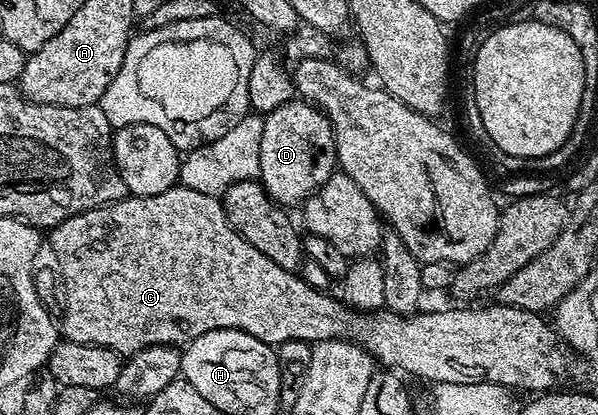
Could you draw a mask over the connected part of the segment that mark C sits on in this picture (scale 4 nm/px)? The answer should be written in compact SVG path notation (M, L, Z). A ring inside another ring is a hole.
M180 185L154 195L129 195L117 203L109 203L105 207L96 207L90 211L67 217L58 227L52 228L48 232L47 247L53 250L53 255L57 258L57 267L61 270L62 277L65 278L65 316L59 319L60 334L70 343L99 345L116 351L122 357L134 355L136 351L142 351L154 345L167 345L168 347L184 345L191 342L195 337L203 337L203 333L211 333L215 329L235 329L243 333L251 333L251 337L263 341L266 345L283 345L287 341L303 341L312 345L328 339L350 339L353 343L360 345L366 353L373 356L382 368L396 369L401 373L410 371L411 374L426 379L429 385L439 383L494 383L500 387L508 387L517 393L522 393L521 391L549 393L560 388L557 386L564 381L565 374L569 371L569 358L571 358L569 348L566 347L556 330L550 324L548 327L541 320L544 318L536 311L515 309L504 305L492 305L493 307L457 305L454 311L422 310L420 313L414 313L410 316L400 315L388 309L354 311L353 308L345 306L336 294L320 291L307 285L307 281L301 278L300 274L275 265L275 261L271 261L271 257L263 257L263 253L259 253L259 249L255 249L255 245L248 243L229 224L222 200L218 196L199 193L195 189L187 189Z

